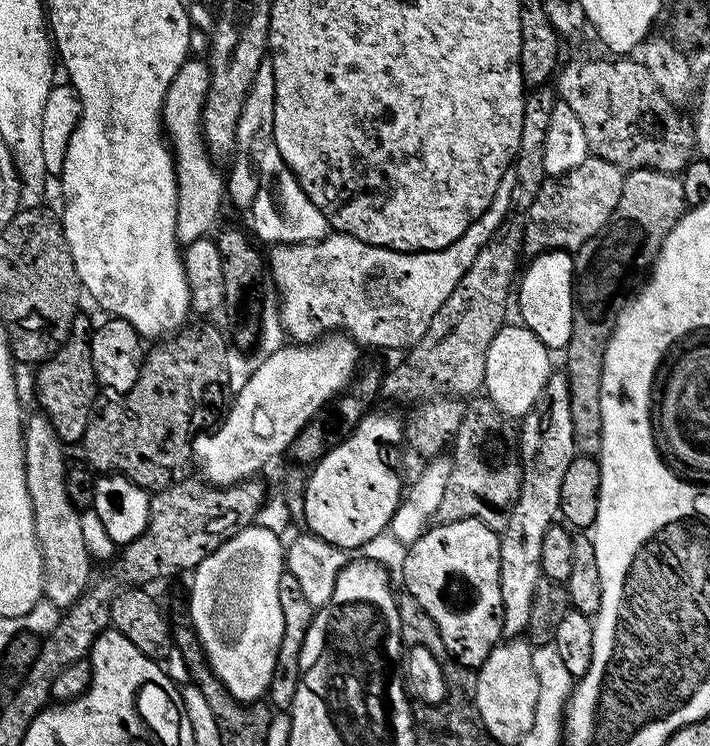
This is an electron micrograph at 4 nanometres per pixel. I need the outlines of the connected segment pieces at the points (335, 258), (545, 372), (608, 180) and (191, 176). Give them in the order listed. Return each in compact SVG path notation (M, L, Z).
M507 172L490 206L470 230L437 252L395 252L375 248L353 236L329 234L311 244L280 244L270 252L270 280L280 291L280 325L295 343L309 344L343 330L357 345L407 350L426 334L426 326L450 298L454 286L470 270L478 250L502 222L510 206L514 174Z
M519 322L505 323L498 334L494 334L490 350L486 350L483 391L501 414L509 418L523 418L532 409L538 394L542 394L542 386L546 386L546 378L554 370L548 356L551 356L550 349Z
M589 154L582 166L574 166L574 170L566 174L545 179L524 224L523 251L539 254L581 248L591 236L602 230L602 226L606 226L610 214L614 214L614 206L618 206L618 198L622 198L625 175L625 169L614 166L614 162Z
M189 58L180 67L178 74L174 74L174 82L170 82L166 90L166 98L160 111L162 127L174 149L178 186L176 238L184 246L193 244L195 240L205 239L211 233L208 231L217 227L216 219L220 216L220 207L226 204L225 173L216 169L217 161L204 143L202 114L209 90L210 70L207 63L203 59Z

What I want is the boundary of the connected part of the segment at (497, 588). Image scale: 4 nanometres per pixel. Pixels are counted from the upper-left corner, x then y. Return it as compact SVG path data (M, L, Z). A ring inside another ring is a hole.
M445 520L431 525L417 540L407 545L404 556L404 585L403 587L414 598L418 598L418 603L422 605L422 610L430 614L434 626L438 626L438 634L442 634L444 652L451 659L455 660L461 668L478 670L486 662L486 658L501 643L504 631L502 630L502 586L500 585L500 538L501 533L495 532L490 526L486 526L480 520Z

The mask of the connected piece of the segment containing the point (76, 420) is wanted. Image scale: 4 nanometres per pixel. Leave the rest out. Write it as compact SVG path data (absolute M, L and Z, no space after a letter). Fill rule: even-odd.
M77 314L66 343L35 369L39 411L50 422L50 426L54 426L58 438L68 446L79 445L83 441L84 431L94 415L94 405L97 403L98 385L94 374L94 362L90 358L93 328L94 324L91 324L84 314Z

